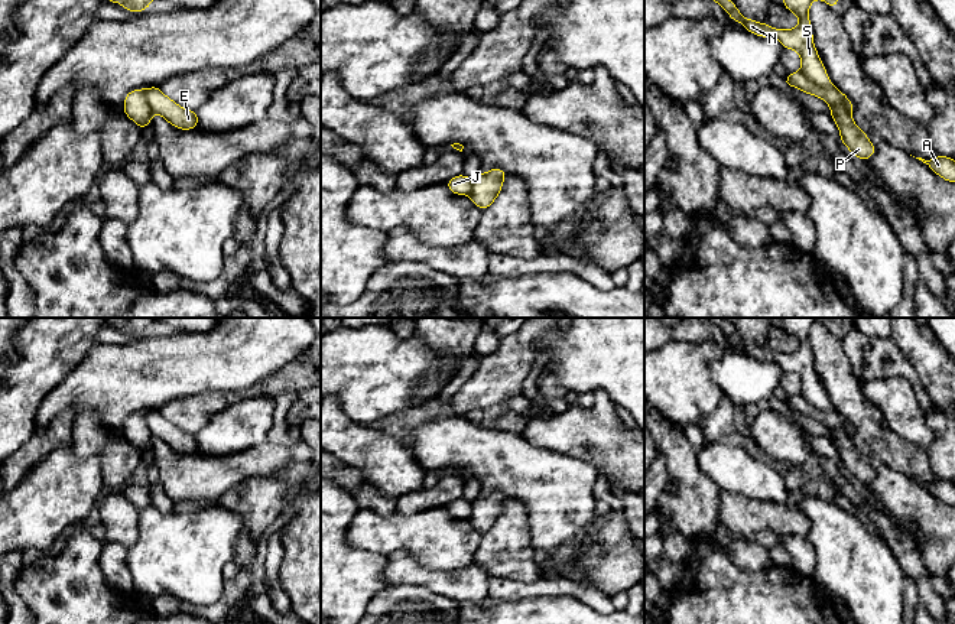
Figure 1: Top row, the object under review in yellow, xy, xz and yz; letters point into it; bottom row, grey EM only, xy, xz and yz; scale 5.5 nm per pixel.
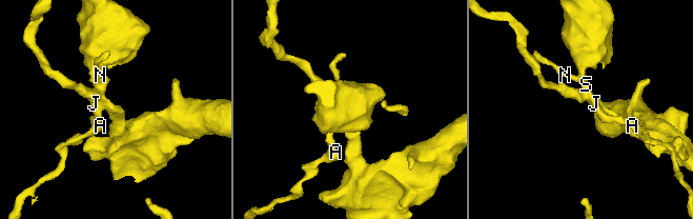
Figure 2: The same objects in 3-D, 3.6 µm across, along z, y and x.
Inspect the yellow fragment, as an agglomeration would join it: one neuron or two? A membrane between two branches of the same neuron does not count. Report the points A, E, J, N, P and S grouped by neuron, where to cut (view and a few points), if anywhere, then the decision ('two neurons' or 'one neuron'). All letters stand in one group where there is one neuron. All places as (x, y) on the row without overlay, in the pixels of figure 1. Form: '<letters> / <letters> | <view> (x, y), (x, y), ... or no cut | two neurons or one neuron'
A J N P S / E | yz (801, 393), (819, 409), (831, 409) | two neurons

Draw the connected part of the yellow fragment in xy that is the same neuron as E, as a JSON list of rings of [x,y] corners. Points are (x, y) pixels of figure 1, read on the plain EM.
[[[159,410],[144,413],[144,420],[155,438],[162,439],[169,448],[181,454],[198,451],[196,435],[186,433],[162,416]]]

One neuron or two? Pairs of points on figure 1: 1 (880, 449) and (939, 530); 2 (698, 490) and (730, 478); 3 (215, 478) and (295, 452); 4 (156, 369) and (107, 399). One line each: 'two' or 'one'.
1: two
2: two
3: one
4: one

